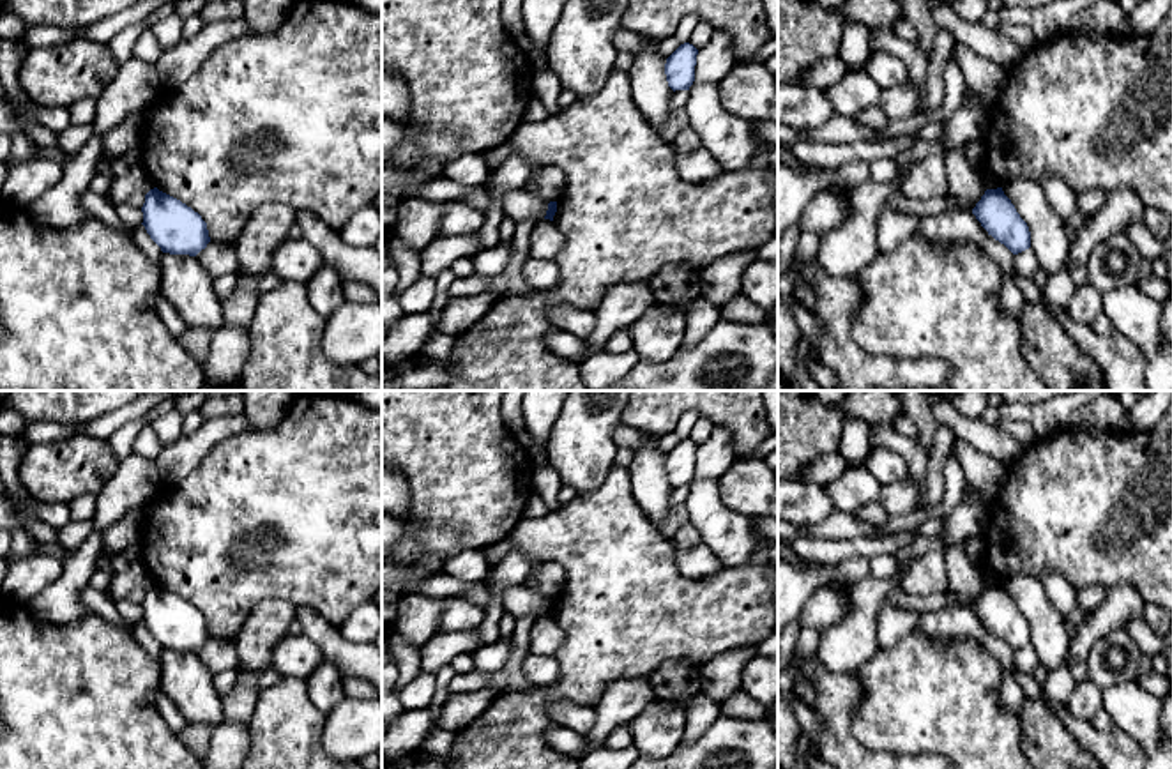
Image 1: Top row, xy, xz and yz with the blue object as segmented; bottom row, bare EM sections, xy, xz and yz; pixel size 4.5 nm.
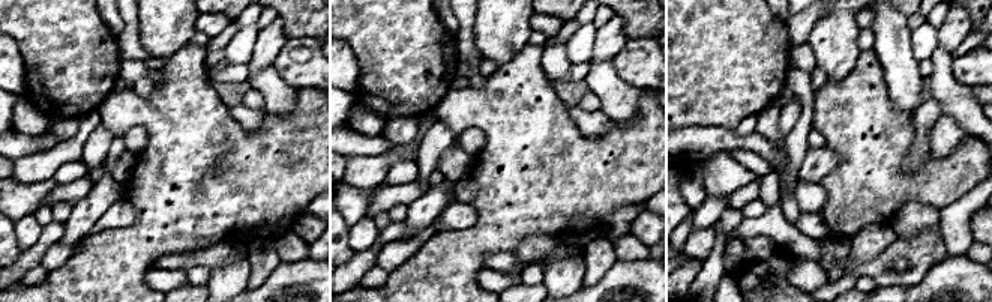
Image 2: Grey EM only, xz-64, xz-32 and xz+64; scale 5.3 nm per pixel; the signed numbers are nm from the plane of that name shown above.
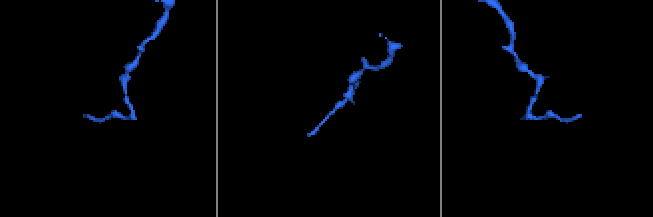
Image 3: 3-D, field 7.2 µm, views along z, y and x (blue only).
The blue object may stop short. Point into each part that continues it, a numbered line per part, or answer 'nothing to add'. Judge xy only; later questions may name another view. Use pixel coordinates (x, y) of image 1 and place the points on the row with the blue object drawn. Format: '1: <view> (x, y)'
nothing to add

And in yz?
nothing to add

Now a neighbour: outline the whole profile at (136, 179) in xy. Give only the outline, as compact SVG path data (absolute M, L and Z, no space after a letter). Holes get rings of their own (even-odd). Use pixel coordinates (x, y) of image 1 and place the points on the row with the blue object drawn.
M134 166L126 175L115 177L106 198L113 203L124 203L129 200L134 193L147 194L150 189L154 189L154 182L150 175L147 173L145 166Z

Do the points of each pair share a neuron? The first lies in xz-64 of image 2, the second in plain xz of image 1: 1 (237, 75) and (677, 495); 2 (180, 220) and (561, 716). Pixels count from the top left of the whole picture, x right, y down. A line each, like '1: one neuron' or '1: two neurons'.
1: one neuron
2: two neurons

